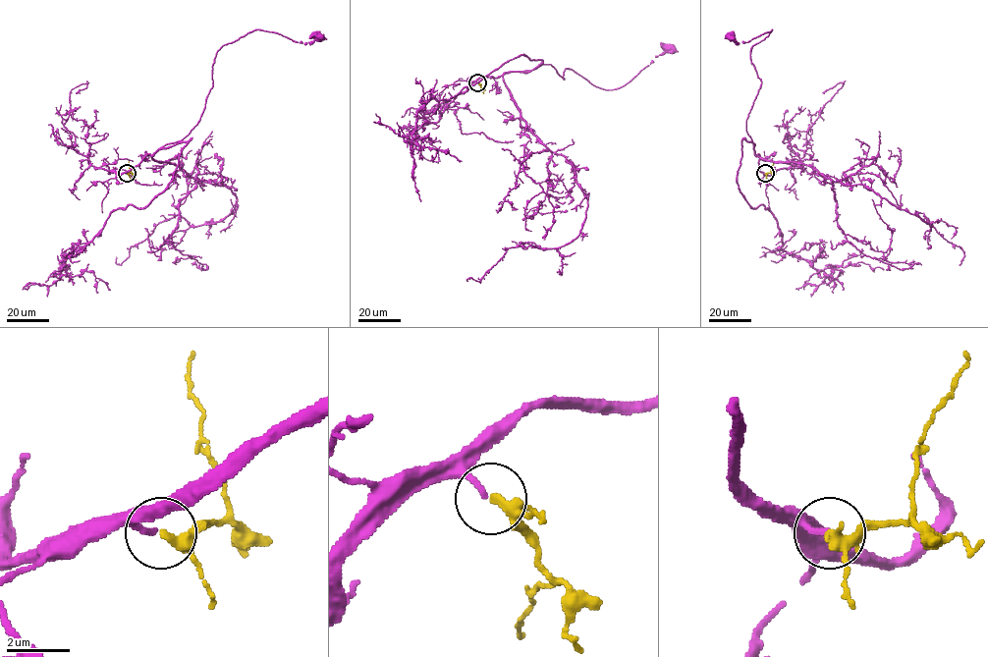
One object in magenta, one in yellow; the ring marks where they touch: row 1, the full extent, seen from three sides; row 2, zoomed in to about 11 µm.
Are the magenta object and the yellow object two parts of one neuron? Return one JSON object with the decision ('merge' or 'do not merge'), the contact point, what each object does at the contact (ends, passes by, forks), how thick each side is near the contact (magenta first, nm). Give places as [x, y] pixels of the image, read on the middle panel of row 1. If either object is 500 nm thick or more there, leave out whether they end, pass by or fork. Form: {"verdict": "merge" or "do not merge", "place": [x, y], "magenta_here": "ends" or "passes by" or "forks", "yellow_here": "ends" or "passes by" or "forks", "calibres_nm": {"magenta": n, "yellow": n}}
{"verdict": "merge", "place": [477, 82], "magenta_here": "ends", "yellow_here": "forks", "calibres_nm": {"magenta": 180, "yellow": 220}}

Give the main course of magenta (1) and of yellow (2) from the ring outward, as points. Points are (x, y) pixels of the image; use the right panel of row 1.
1: (765, 173), (759, 170), (760, 156), (746, 124), (761, 82), (750, 49), (772, 29), (739, 43), (731, 36)
2: (765, 173), (770, 172), (774, 161)

